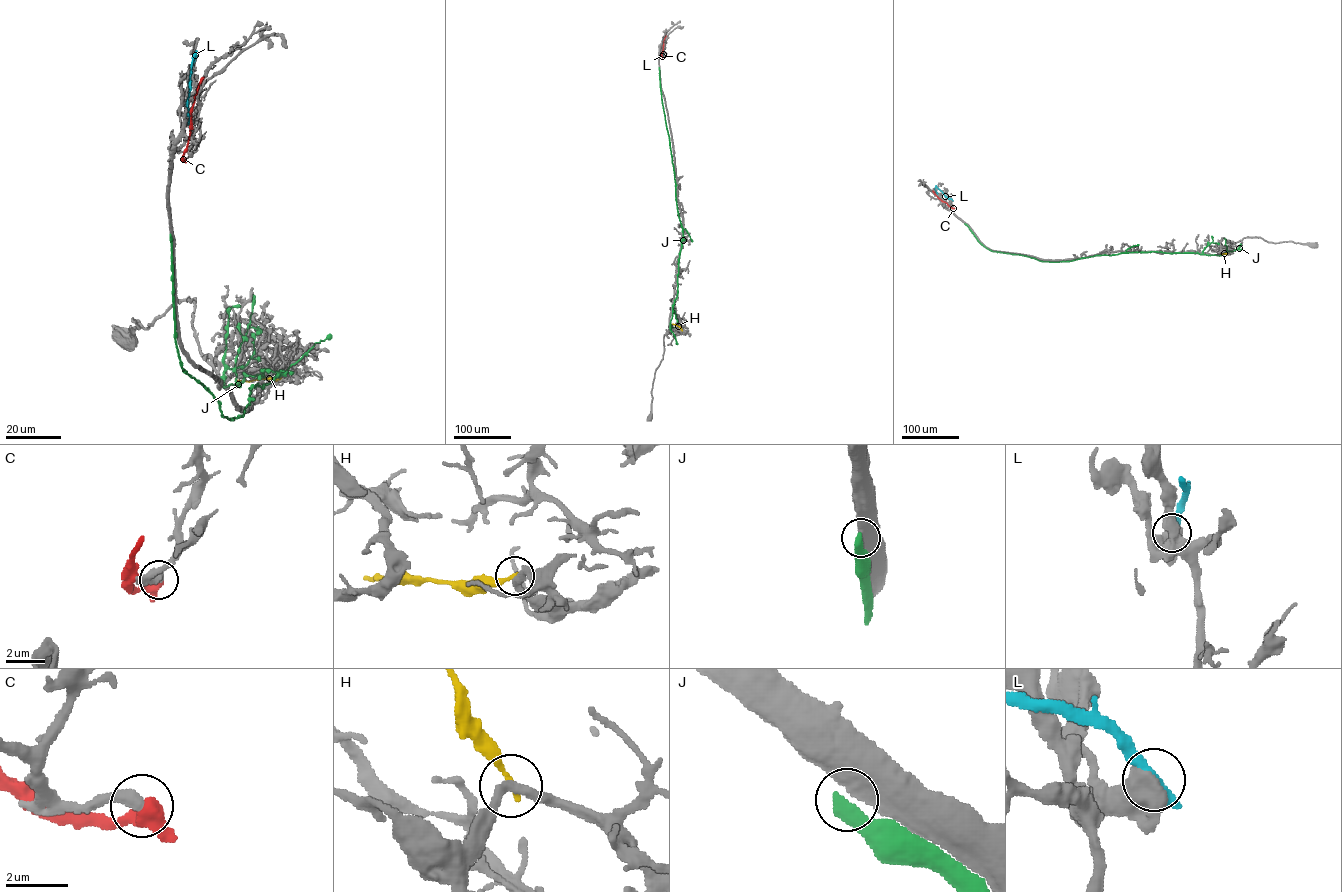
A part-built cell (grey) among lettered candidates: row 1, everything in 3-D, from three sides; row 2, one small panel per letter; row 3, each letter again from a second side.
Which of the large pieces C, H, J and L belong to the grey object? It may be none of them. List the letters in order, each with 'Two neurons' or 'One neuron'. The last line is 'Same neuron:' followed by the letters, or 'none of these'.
C: Two neurons
H: Two neurons
J: Two neurons
L: Two neurons
Same neuron: none of these

